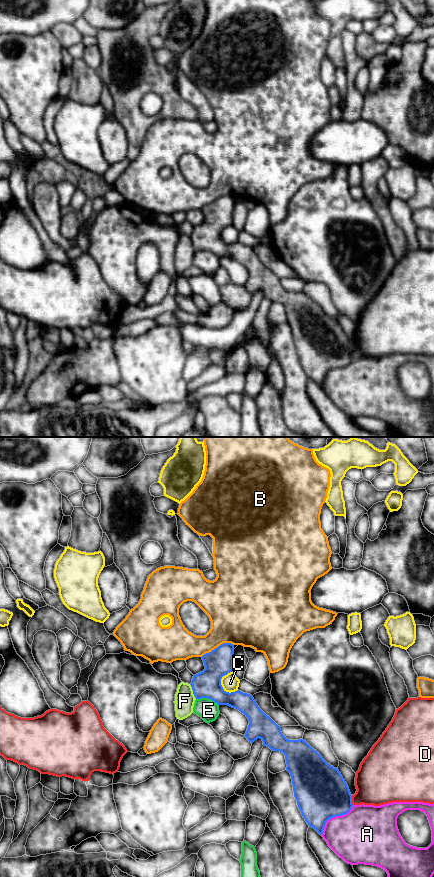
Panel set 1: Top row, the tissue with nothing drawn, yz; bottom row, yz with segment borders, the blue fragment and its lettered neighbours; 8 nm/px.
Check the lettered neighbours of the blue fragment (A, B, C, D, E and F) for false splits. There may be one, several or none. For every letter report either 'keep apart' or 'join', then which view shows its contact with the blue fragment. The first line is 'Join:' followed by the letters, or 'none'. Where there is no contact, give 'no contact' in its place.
Join: none
A: keep apart; meets blue in yz
B: keep apart; meets blue in yz
C: keep apart; meets blue in yz
D: keep apart; meets blue in yz
E: keep apart; meets blue in yz
F: keep apart; meets blue in yz

